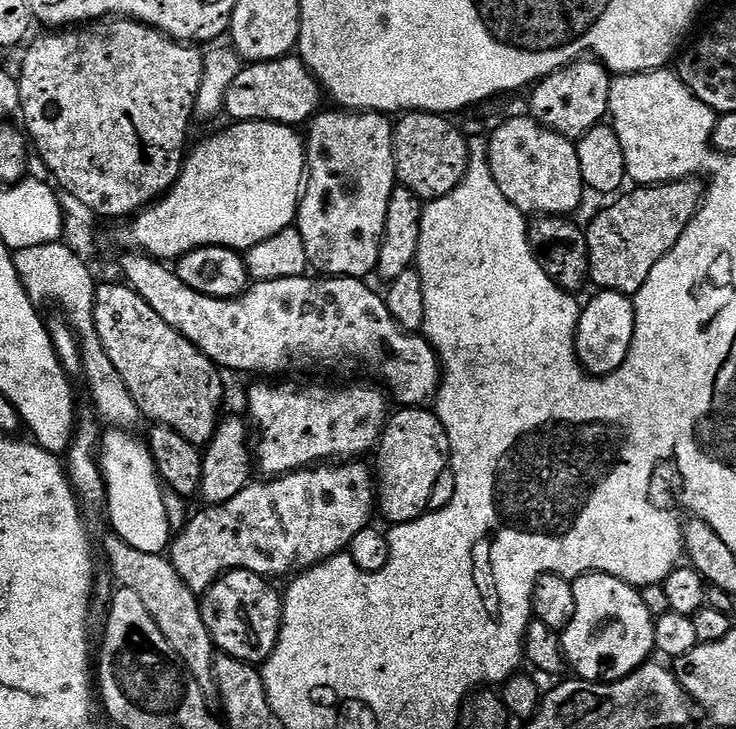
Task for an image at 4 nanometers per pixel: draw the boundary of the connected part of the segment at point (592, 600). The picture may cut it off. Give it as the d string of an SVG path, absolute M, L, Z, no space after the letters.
M586 572L577 575L572 580L572 589L574 590L574 618L570 618L570 622L562 630L560 644L564 647L564 658L569 669L573 668L575 675L582 680L591 680L593 682L607 682L610 680L620 680L624 676L629 676L634 669L641 668L649 659L648 655L653 655L656 643L654 642L654 626L656 625L654 617L650 614L650 610L646 610L646 602L642 602L639 591L629 581L614 578L610 572Z

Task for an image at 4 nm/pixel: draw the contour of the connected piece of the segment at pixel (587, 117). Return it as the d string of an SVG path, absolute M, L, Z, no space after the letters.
M581 58L560 71L550 74L531 89L532 109L530 115L544 128L578 141L608 116L610 86L613 77L607 68L595 58Z

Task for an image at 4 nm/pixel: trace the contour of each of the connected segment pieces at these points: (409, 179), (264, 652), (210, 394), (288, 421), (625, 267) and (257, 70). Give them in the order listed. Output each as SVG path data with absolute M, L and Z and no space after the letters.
M409 112L395 121L392 130L396 179L422 202L450 194L464 181L468 169L468 140L448 120L444 114Z
M230 572L220 577L203 597L200 609L202 618L212 635L212 643L225 656L232 656L235 660L246 660L253 666L263 665L272 655L276 644L280 640L280 625L284 619L282 596L271 588L269 581L262 576L255 576L252 572Z
M123 282L117 284L101 283L96 290L94 298L94 326L102 346L106 350L106 358L114 362L114 370L126 382L134 402L140 407L141 413L148 416L156 424L164 424L172 428L182 438L186 438L197 446L207 445L208 441L216 433L218 425L221 423L220 403L224 400L224 384L220 381L221 369L215 362L205 356L200 349L194 347L185 336L178 334L138 294Z
M256 384L254 385L253 388L250 389L248 392L248 412L250 415L252 415L253 421L251 420L251 423L254 425L254 428L255 428L254 423L256 423L256 428L258 431L260 431L260 441L258 441L257 444L255 441L254 444L254 460L255 463L258 465L259 471L261 468L261 470L264 471L264 474L283 474L286 472L295 472L296 469L298 468L307 468L309 466L316 466L319 465L321 462L348 462L351 461L353 458L364 458L364 455L366 455L368 451L370 451L371 453L373 449L377 447L378 443L380 443L380 436L383 434L384 428L387 426L388 419L390 417L390 409L388 410L388 404L390 405L389 397L385 395L385 393L381 391L379 387L376 388L371 388L371 386L368 384L348 384L345 386L345 388L303 388L303 386L300 384Z
M699 179L673 180L671 184L653 184L651 186L633 187L633 192L625 191L613 202L609 208L604 208L592 220L592 225L587 225L588 237L588 279L597 289L605 292L622 292L635 294L642 290L650 270L654 270L657 262L672 249L682 238L686 226L696 216L700 209L700 202L706 195L706 188Z
M289 54L280 60L241 67L240 73L226 90L223 111L229 112L236 122L265 120L271 124L304 126L321 111L320 83L305 66L299 55Z

